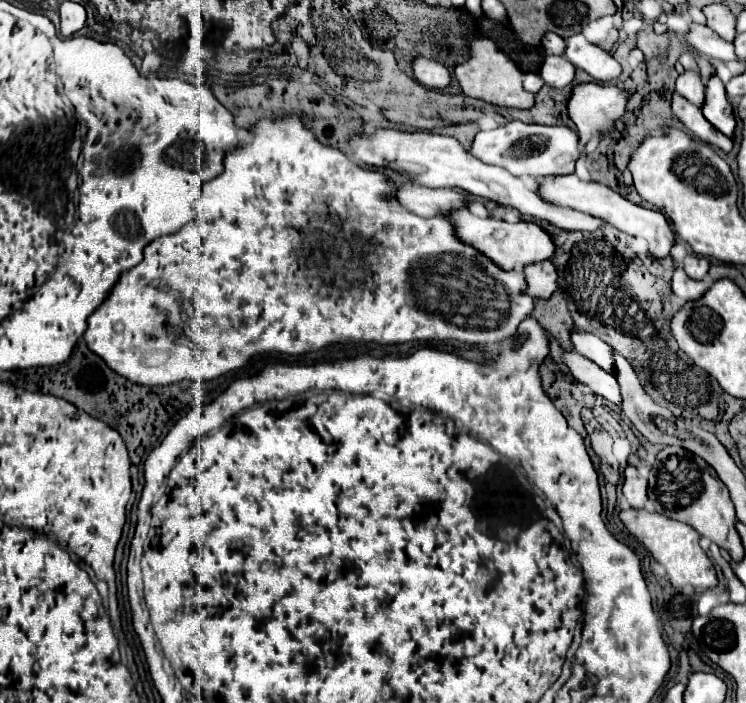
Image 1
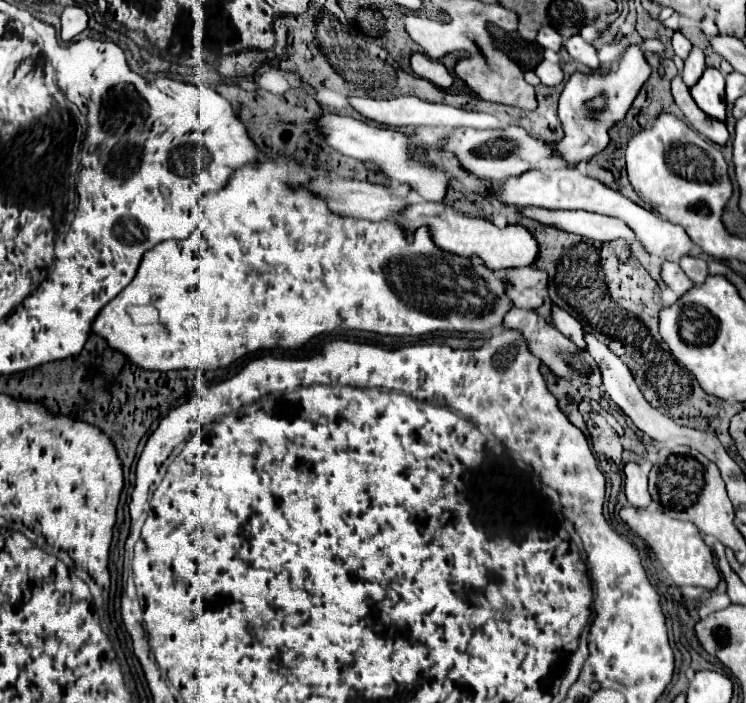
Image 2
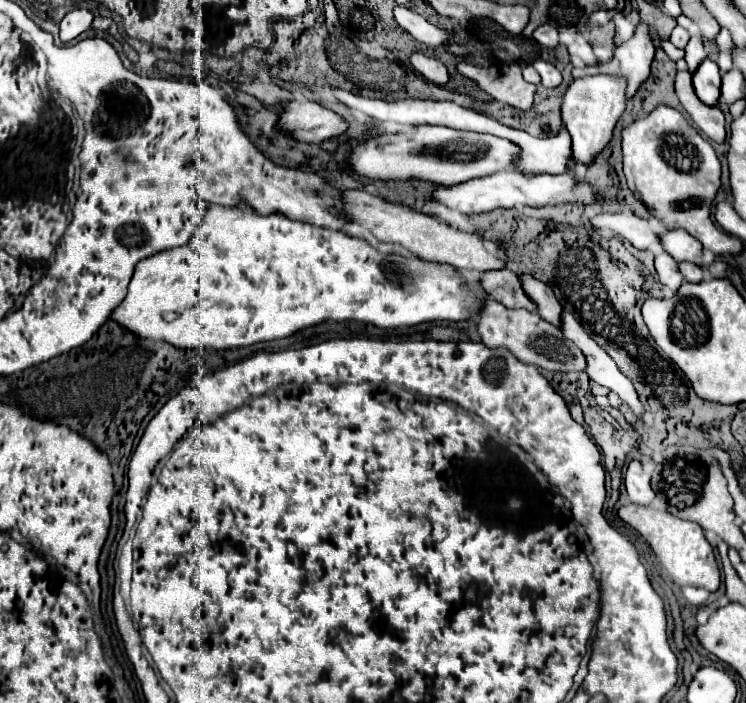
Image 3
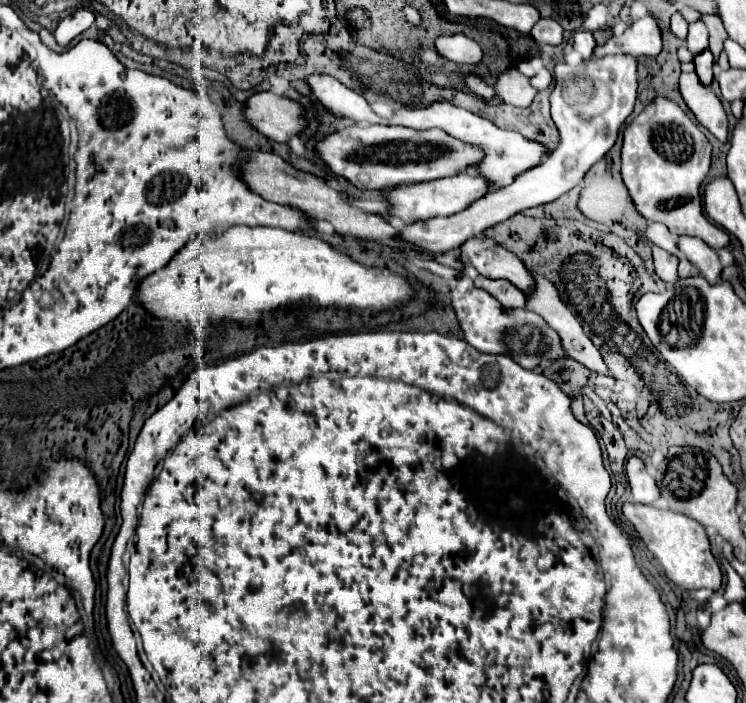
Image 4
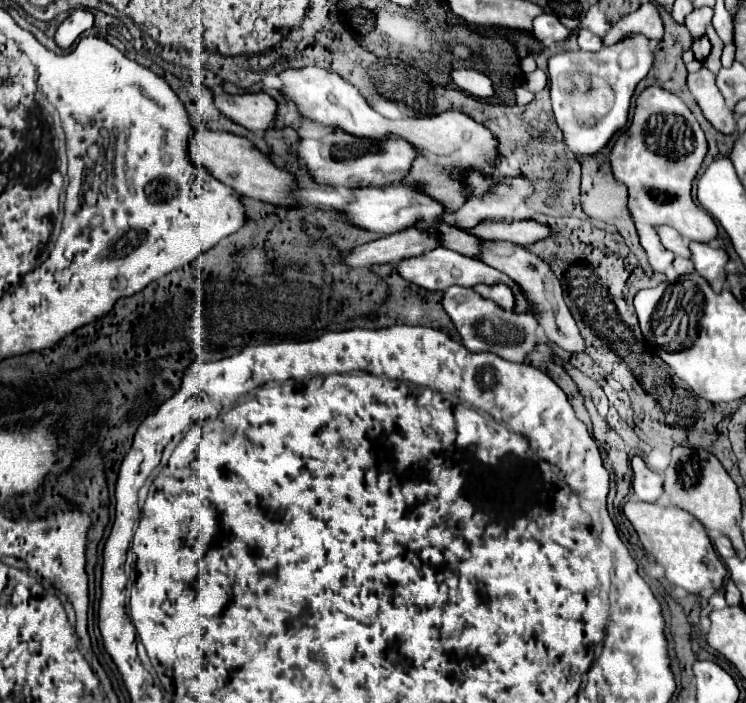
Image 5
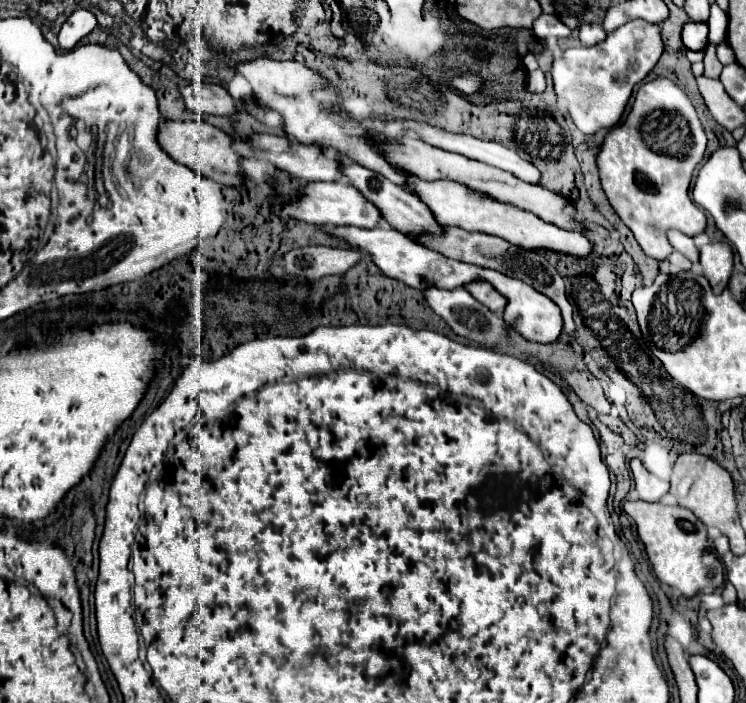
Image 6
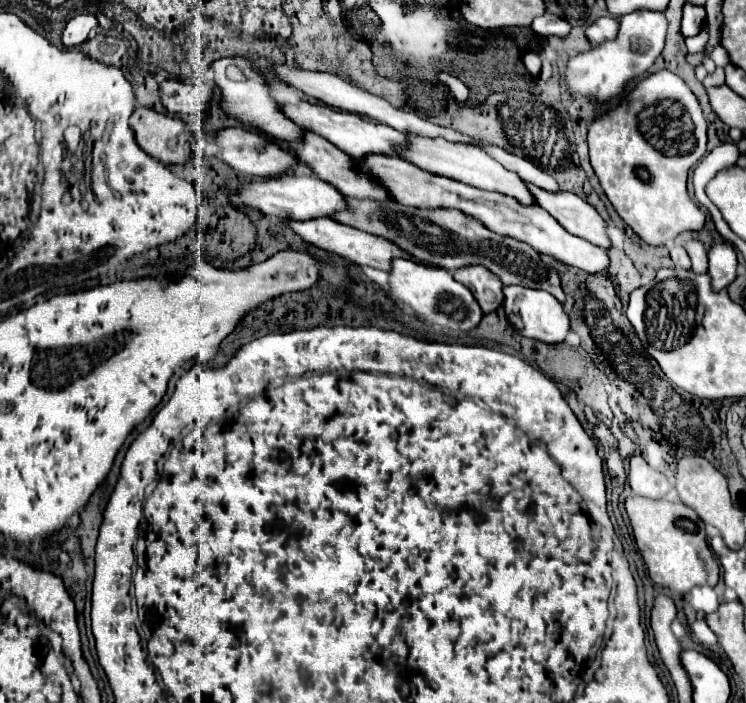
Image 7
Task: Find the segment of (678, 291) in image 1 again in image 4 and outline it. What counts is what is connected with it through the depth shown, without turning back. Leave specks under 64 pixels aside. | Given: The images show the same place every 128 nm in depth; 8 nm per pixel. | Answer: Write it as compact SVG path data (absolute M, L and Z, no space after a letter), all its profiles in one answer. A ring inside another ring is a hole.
M652 248L652 258L654 258L654 268L656 268L656 274L664 280L664 282L674 282L678 278L676 274L676 256L674 254L668 254L664 252L662 248Z

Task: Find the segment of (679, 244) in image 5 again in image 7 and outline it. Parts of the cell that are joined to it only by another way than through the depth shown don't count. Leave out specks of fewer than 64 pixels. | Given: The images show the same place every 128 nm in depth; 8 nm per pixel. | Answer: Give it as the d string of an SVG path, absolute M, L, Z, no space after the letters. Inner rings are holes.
M690 240L684 244L684 248L688 250L692 258L692 272L698 272L698 274L708 272L708 254L706 254L704 244L700 240Z

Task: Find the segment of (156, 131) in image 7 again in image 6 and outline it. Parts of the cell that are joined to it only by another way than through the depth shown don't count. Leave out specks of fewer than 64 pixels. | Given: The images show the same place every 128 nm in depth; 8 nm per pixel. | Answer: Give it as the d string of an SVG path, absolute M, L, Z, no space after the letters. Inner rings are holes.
M164 120L164 124L160 124L160 132L158 132L158 140L160 140L160 148L164 148L164 152L168 152L168 156L172 156L172 160L192 168L196 174L212 178L220 184L226 186L238 186L242 184L242 176L240 176L240 156L232 150L230 144L230 136L214 126L210 126L208 122L202 120L182 120L182 122L168 122Z

